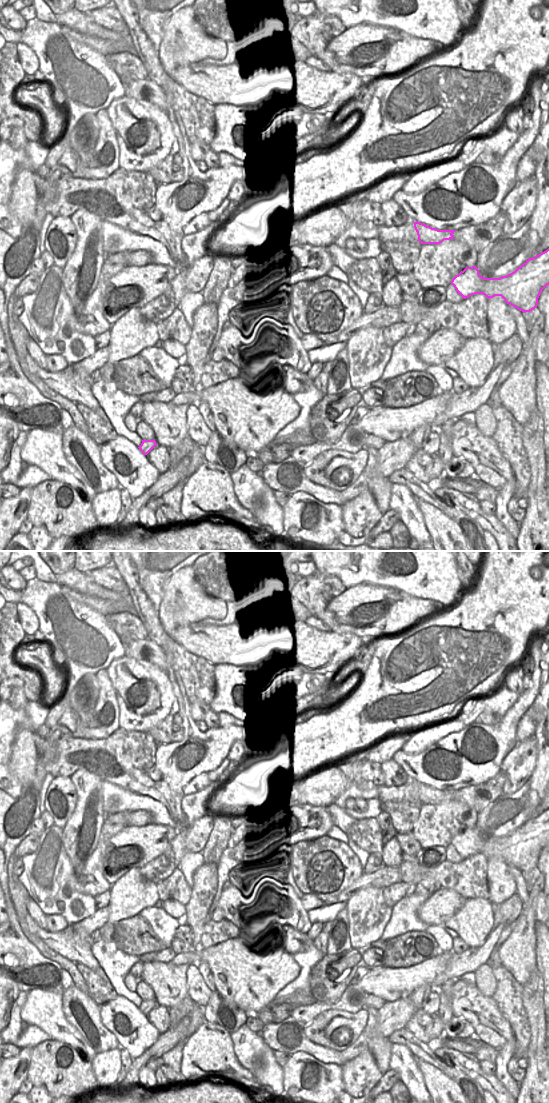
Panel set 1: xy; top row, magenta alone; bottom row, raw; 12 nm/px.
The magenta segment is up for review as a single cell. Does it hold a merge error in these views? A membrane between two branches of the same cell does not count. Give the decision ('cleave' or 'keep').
keep

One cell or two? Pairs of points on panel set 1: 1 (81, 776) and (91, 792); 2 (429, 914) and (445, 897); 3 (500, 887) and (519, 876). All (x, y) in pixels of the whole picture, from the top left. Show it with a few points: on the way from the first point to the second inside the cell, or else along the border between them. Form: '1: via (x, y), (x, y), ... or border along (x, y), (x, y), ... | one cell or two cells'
1: via (83, 780), (89, 788) | one cell
2: via (433, 910), (442, 901) | one cell
3: border along (510, 866), (510, 872), (516, 885), (516, 892) | two cells

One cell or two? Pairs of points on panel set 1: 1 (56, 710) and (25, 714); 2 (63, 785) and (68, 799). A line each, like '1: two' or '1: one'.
1: two
2: one

